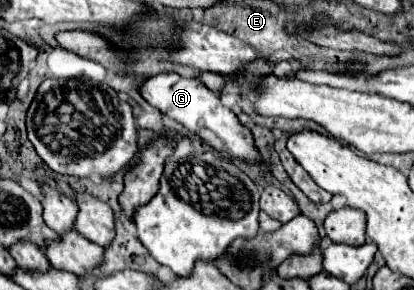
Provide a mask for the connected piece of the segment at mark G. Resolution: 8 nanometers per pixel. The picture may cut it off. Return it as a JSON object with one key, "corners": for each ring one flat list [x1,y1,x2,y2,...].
{"corners":[[180,67,178,71,166,71,166,73,148,77,138,85,138,91,152,107,160,109,170,119,174,119,174,121,182,123,184,127,188,127,190,131,194,131,202,141,210,143,220,153,230,155,230,157,240,157,240,159,246,159,252,163,260,157,254,147,252,133,238,123,236,115,228,107,224,107,220,103,220,97,216,93,208,91,206,85,200,79,196,79,196,75,190,69]]}

